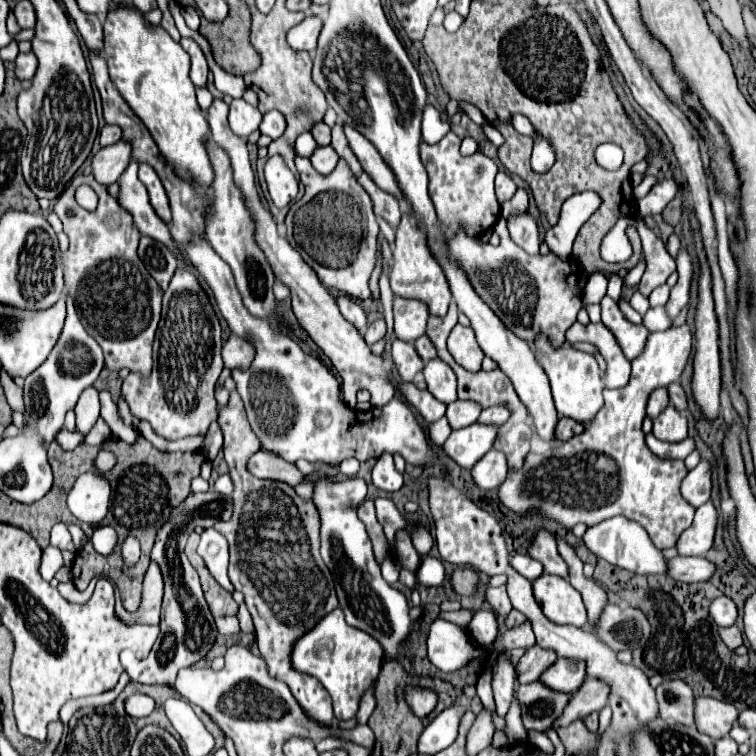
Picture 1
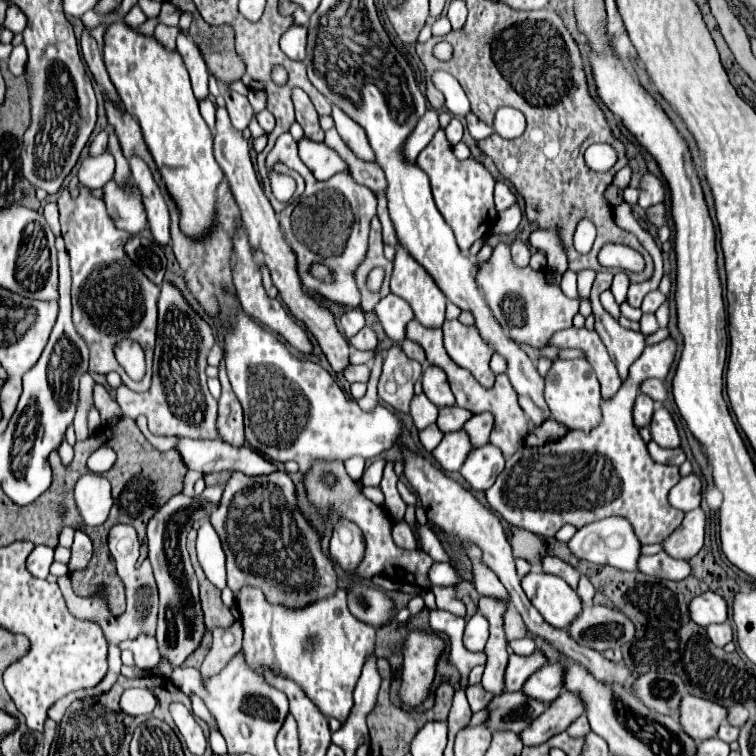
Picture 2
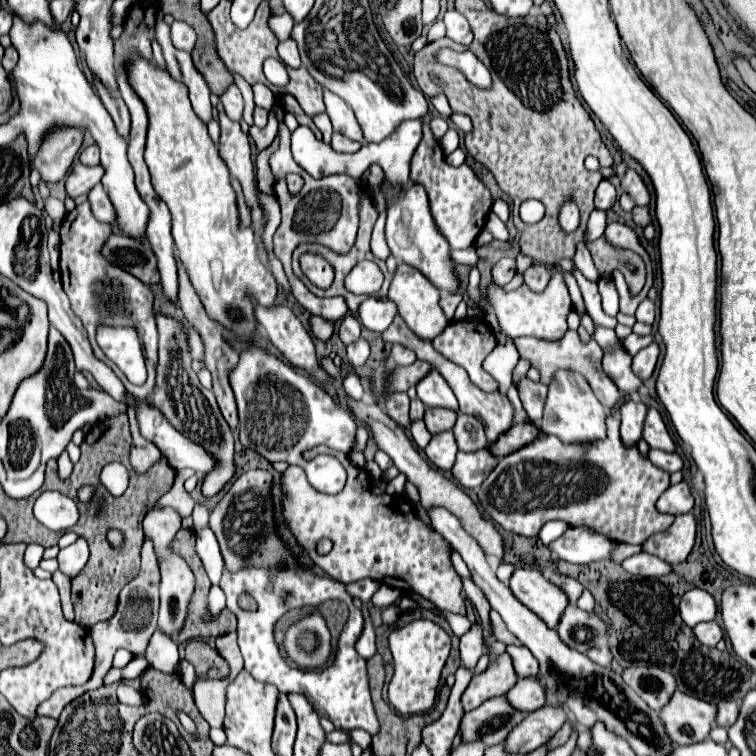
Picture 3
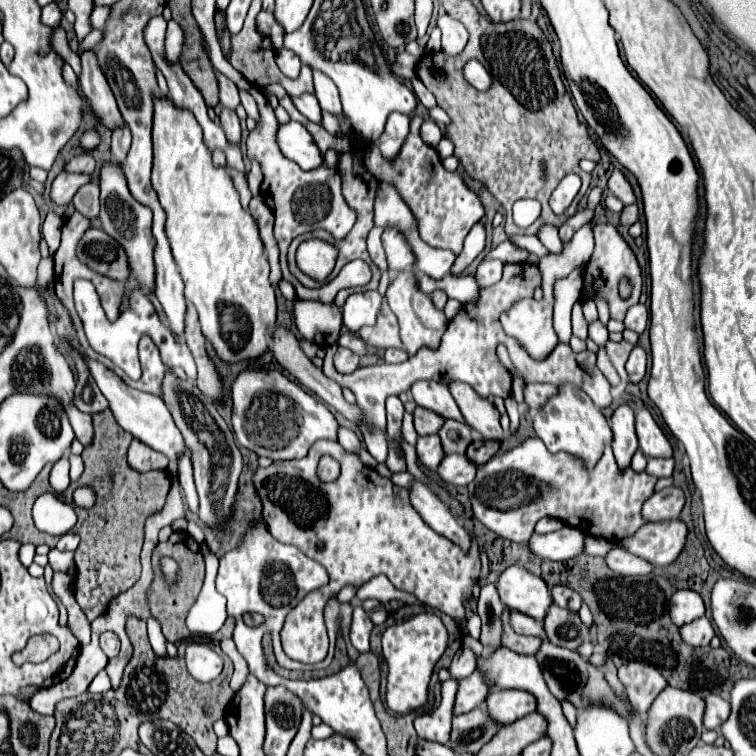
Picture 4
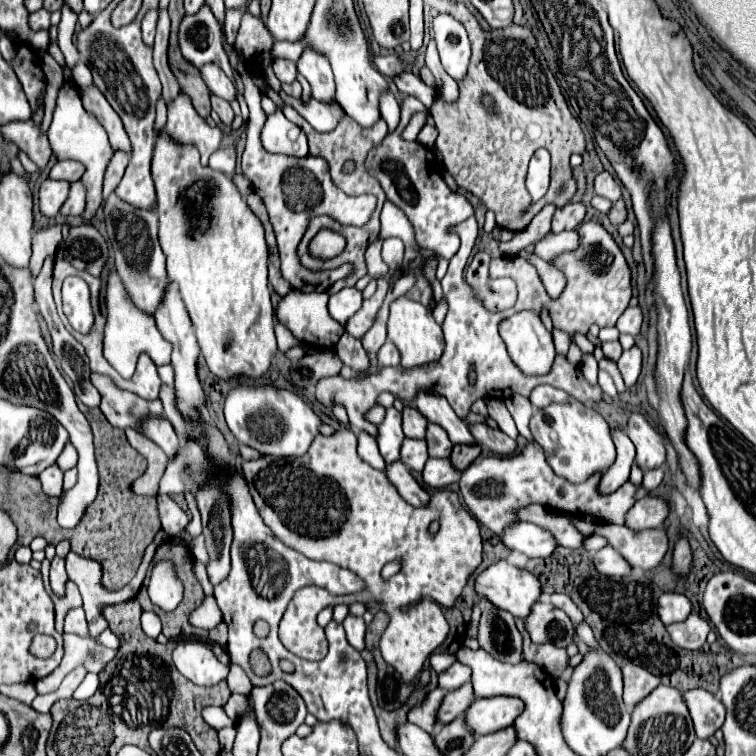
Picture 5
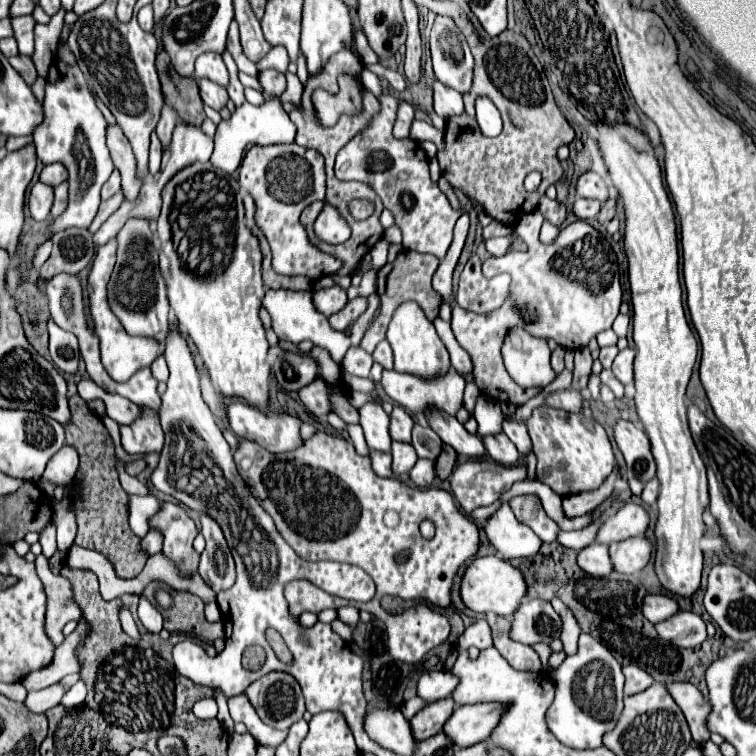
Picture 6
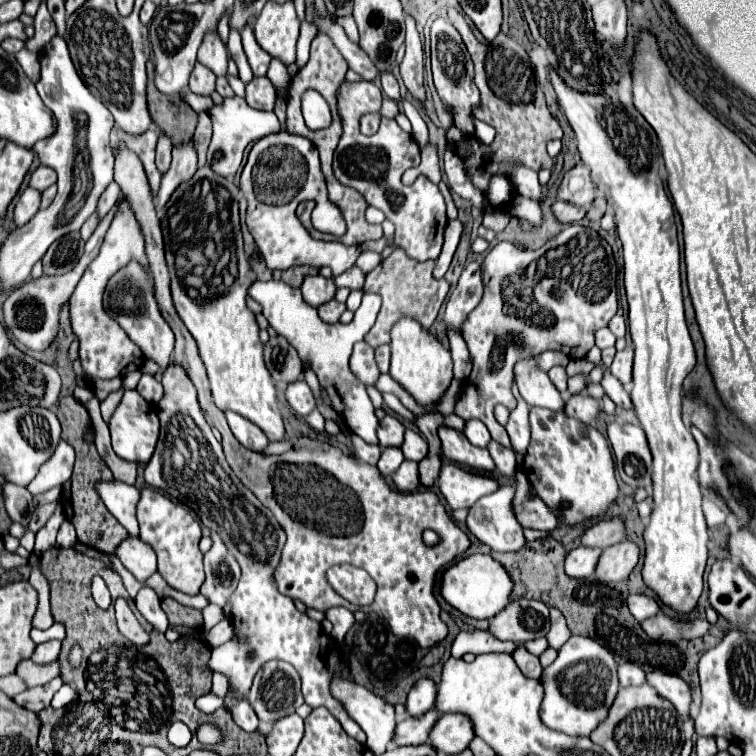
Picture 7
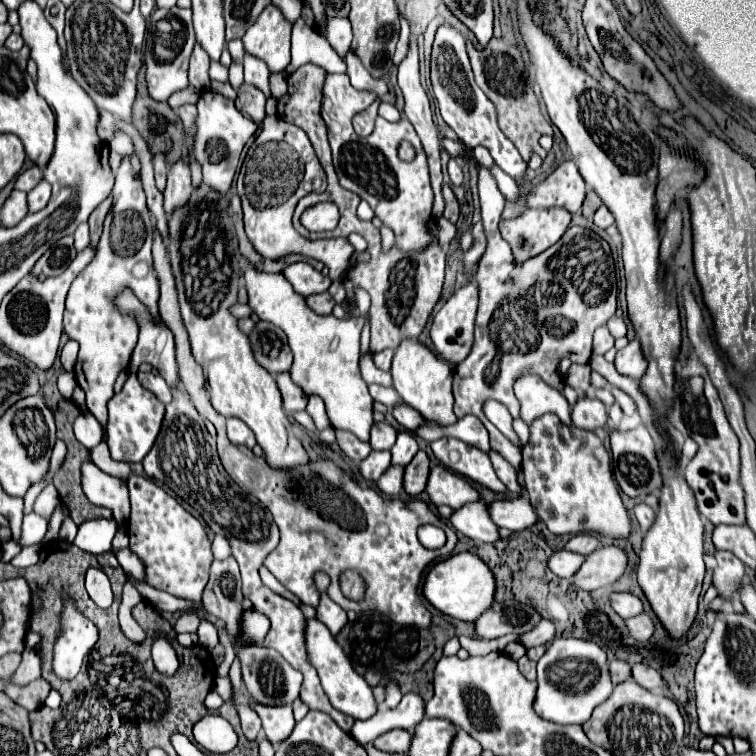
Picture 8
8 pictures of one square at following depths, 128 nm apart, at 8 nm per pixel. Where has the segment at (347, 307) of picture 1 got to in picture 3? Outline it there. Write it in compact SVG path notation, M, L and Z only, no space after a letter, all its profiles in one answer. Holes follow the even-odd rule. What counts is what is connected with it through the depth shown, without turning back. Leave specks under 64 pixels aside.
M346 314L342 318L342 324L340 324L340 340L348 346L348 344L352 344L360 338L360 332L362 332L362 324L360 324L358 316L356 314Z

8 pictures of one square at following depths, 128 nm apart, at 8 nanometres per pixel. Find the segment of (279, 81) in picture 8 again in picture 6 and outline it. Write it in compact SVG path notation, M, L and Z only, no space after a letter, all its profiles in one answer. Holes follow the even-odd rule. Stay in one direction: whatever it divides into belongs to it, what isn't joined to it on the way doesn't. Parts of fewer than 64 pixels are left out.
M274 46L274 48L268 52L268 56L264 56L260 62L256 62L258 72L264 72L266 68L274 68L274 70L278 70L278 72L286 72L288 64L290 64L288 52L286 52L286 48L282 48L282 46Z

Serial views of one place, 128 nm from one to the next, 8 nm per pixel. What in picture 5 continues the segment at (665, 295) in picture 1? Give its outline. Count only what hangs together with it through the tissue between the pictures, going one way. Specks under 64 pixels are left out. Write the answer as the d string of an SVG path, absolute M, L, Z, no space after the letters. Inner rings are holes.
M630 306L624 310L624 314L618 318L618 324L616 328L622 332L622 334L632 334L636 336L642 328L642 310L640 306Z

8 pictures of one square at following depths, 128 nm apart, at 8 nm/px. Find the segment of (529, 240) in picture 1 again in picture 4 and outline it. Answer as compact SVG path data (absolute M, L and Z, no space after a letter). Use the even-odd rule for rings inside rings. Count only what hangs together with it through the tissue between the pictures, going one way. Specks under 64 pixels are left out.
M482 260L478 264L478 270L476 270L476 280L482 288L490 288L496 282L500 282L502 270L504 270L504 262L500 262L500 260Z

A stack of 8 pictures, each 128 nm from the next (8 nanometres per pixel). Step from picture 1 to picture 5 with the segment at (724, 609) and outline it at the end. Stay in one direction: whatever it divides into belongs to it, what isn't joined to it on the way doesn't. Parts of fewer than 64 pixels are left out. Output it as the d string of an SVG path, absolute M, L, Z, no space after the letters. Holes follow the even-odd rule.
M668 592L660 596L658 600L658 612L664 624L674 624L674 622L684 622L686 616L692 612L692 602L678 592Z

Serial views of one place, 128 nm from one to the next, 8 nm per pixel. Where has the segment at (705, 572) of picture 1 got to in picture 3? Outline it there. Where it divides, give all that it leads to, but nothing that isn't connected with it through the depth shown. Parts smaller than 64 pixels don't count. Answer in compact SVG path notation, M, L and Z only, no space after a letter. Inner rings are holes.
M636 554L636 556L630 556L622 562L622 566L630 572L630 574L636 574L636 576L646 576L646 578L654 578L654 576L666 576L666 574L672 574L672 566L652 554Z

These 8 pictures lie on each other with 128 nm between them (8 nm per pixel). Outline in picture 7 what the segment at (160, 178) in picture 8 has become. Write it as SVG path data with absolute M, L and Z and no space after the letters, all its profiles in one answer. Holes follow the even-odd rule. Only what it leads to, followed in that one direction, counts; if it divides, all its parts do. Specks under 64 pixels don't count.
M160 134L158 136L158 148L156 148L156 166L160 172L168 170L170 152L172 152L172 138L168 138L166 134Z

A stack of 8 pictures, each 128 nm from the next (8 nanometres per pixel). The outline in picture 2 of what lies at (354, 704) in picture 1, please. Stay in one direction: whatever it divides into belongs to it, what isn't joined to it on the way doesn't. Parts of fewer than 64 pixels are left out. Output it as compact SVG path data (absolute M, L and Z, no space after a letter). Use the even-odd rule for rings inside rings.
M242 588L236 594L236 602L242 614L242 626L244 626L244 646L242 652L252 668L258 668L262 674L264 668L272 668L276 674L284 678L292 678L298 682L304 692L310 696L310 700L326 714L328 718L336 718L340 722L346 722L350 708L352 708L352 692L360 678L360 672L366 664L366 660L374 654L374 642L376 642L376 630L370 624L360 624L346 606L346 590L338 588L336 596L332 600L316 602L304 610L288 612L288 608L270 606L270 604L258 604L266 602L262 600L262 592L256 588Z

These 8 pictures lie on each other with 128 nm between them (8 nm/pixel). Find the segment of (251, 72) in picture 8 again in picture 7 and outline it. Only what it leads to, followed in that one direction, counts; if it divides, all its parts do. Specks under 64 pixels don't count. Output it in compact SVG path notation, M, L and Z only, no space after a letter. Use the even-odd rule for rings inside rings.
M246 24L246 26L240 30L240 34L242 34L244 52L246 52L246 56L248 56L248 62L250 62L250 66L252 66L254 76L264 76L266 70L268 70L268 64L270 64L270 60L272 60L270 54L260 48L260 44L256 42L256 36L254 36L254 28L252 28L250 24Z

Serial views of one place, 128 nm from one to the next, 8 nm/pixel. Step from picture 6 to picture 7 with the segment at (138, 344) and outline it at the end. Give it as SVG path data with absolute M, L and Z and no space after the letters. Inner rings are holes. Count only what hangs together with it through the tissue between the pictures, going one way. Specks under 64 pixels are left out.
M120 200L120 212L116 214L114 222L110 224L110 228L106 232L100 254L86 268L84 276L80 278L76 290L70 296L72 330L80 340L80 360L82 360L82 366L86 370L88 382L94 378L108 380L108 378L124 376L126 372L140 370L140 366L144 362L142 350L126 336L126 332L118 326L118 322L114 318L110 318L102 308L102 294L104 294L106 282L110 280L110 276L118 268L122 268L122 264L126 264L132 258L140 260L142 264L148 262L146 254L144 254L144 238L142 238L140 226L136 224L136 218L132 216L128 204Z

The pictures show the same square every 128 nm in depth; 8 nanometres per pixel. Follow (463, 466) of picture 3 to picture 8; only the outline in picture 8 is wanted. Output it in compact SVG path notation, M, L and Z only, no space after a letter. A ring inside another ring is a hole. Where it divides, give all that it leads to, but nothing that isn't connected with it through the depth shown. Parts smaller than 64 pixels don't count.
M390 466L378 480L378 488L388 496L400 496L404 492L404 466Z

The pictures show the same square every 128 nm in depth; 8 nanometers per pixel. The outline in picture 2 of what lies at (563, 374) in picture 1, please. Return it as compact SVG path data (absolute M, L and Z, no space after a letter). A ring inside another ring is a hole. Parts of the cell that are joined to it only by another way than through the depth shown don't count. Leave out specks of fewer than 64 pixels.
M556 360L546 374L546 402L552 418L570 430L590 430L600 422L600 382L586 360Z

